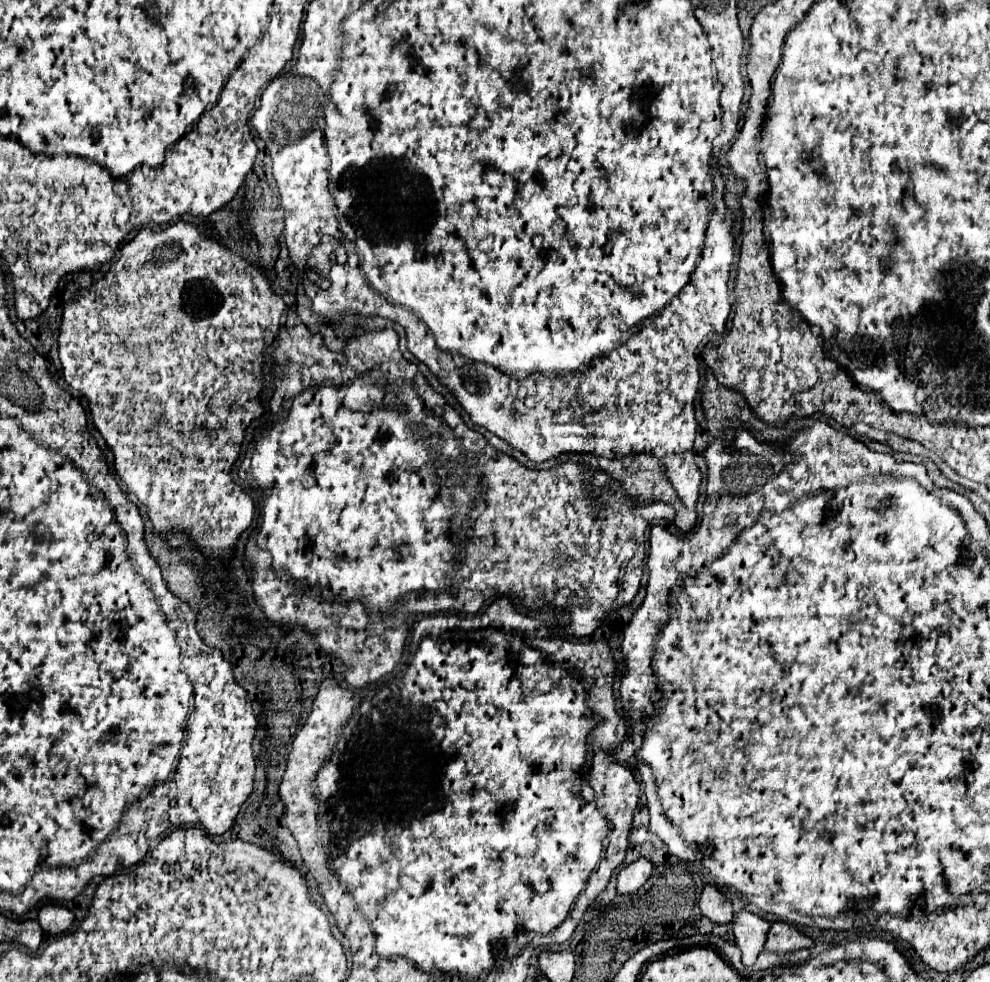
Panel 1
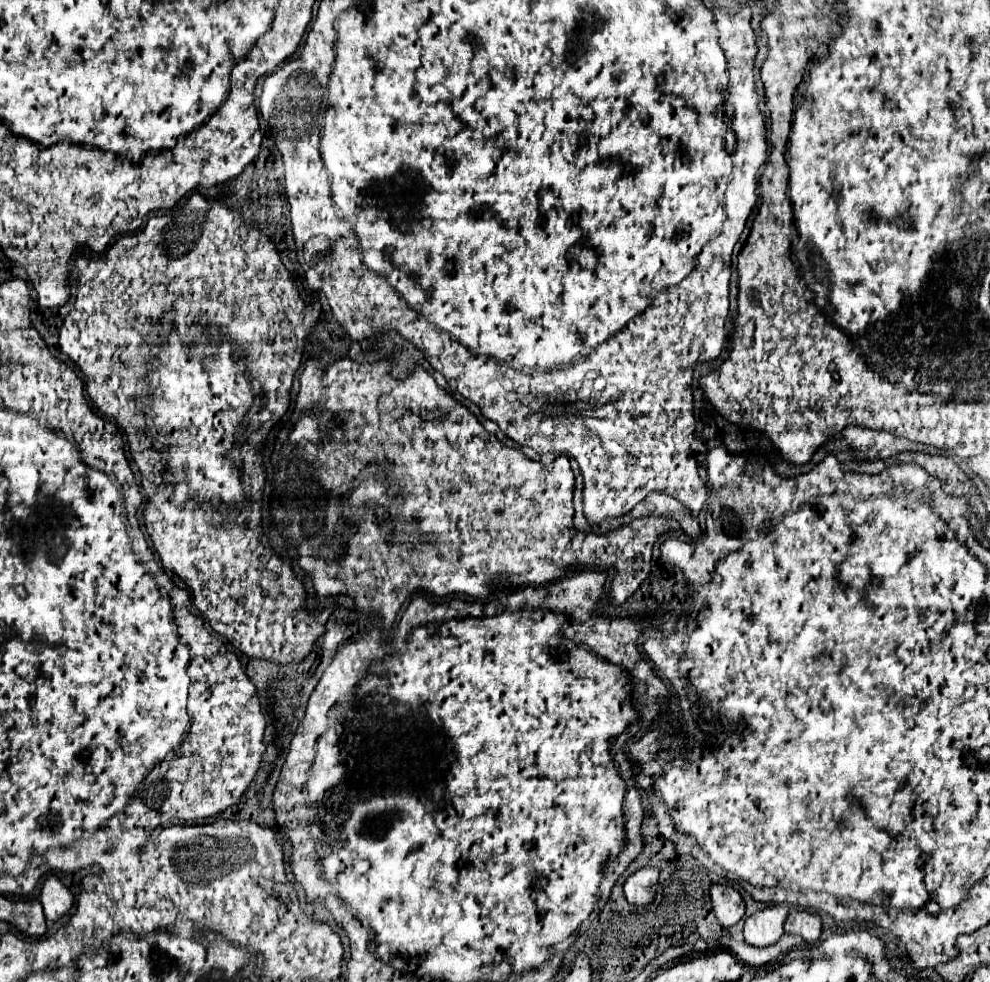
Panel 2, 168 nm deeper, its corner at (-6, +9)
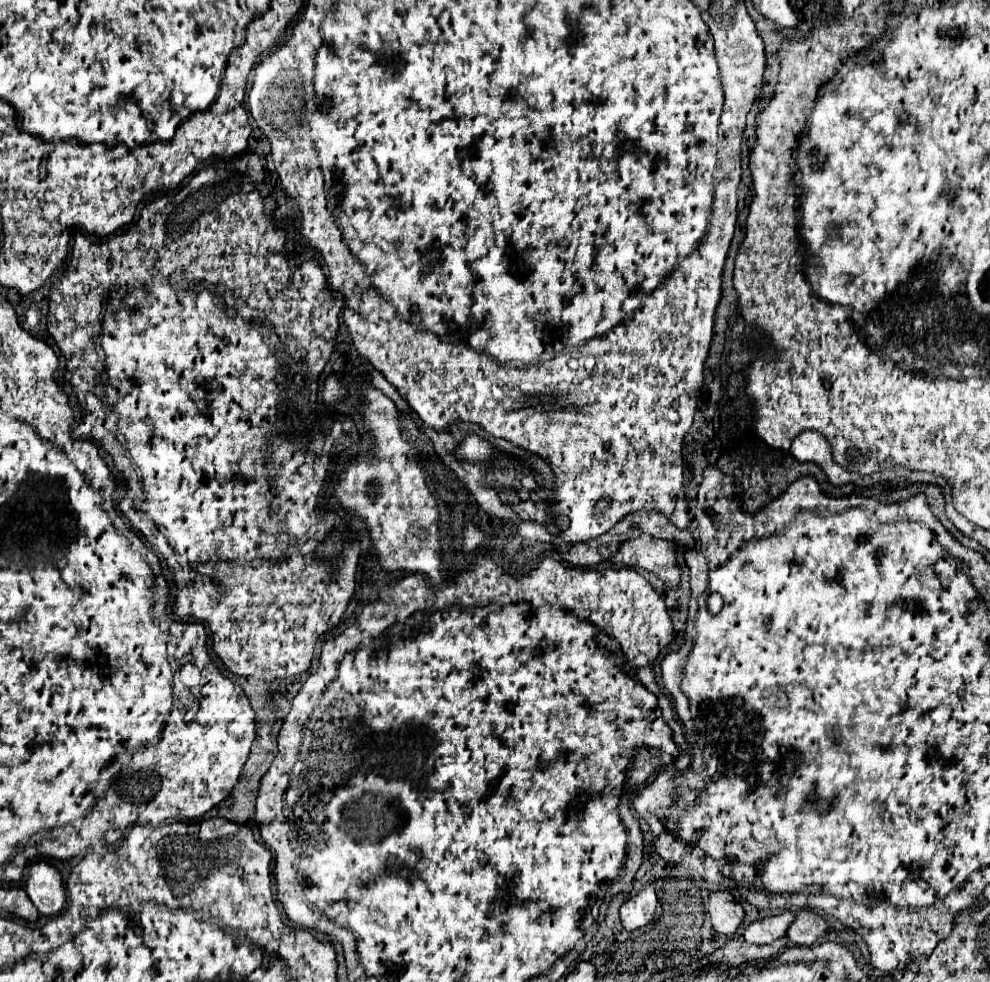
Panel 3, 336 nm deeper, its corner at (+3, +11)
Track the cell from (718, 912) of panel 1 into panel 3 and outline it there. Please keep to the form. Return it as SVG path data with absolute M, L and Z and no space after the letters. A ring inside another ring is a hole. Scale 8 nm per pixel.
M717 891L709 895L709 915L711 915L713 929L717 933L733 935L739 929L739 925L743 923L745 911L731 893Z

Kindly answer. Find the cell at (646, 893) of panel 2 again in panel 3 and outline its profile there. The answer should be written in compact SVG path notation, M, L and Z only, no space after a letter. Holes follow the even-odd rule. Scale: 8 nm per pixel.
M647 885L633 899L623 903L621 923L627 931L637 931L653 921L655 909L657 909L657 895L653 891L653 885Z

